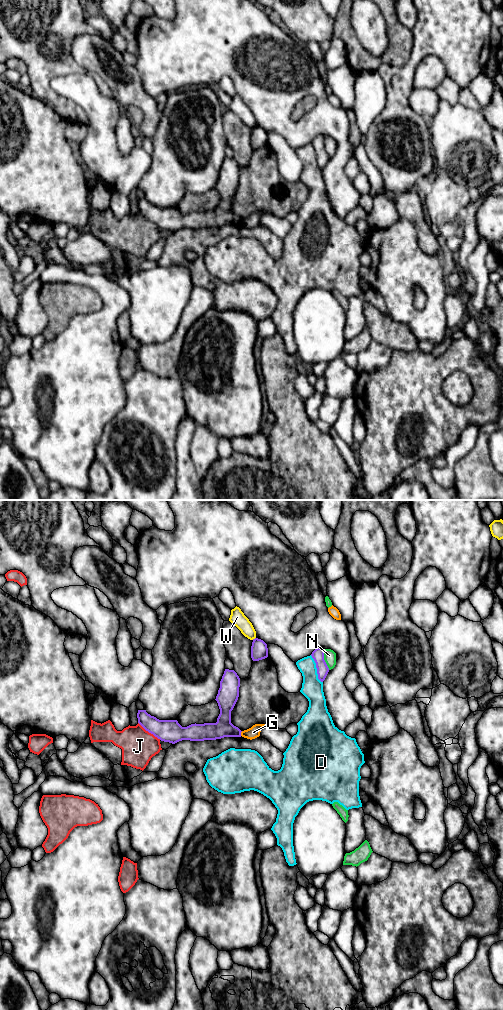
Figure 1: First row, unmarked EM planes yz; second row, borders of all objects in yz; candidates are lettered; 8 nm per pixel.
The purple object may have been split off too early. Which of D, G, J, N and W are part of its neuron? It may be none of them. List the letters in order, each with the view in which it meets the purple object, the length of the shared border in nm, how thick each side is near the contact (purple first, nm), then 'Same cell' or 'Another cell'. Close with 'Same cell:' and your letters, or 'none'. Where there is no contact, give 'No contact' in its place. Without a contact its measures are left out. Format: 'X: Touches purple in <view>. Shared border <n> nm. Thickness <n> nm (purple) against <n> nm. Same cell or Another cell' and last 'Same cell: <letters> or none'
D: Touches purple in yz. Shared border 240 nm. Thickness 100 nm (purple) against 180 nm. Another cell
G: Touches purple in yz. Shared border 40 nm. Thickness 150 nm (purple) against 90 nm. Another cell
J: Touches purple in yz. Shared border 240 nm. Thickness 180 nm (purple) against 280 nm. Another cell
N: Touches purple in yz. Shared border 170 nm. Thickness 100 nm (purple) against 100 nm. Another cell
W: Touches purple in yz. Shared border 40 nm. Thickness 140 nm (purple) against 120 nm. Another cell
Same cell: none

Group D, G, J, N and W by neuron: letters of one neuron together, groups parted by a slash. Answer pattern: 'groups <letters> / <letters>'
groups D / G / J / N / W

